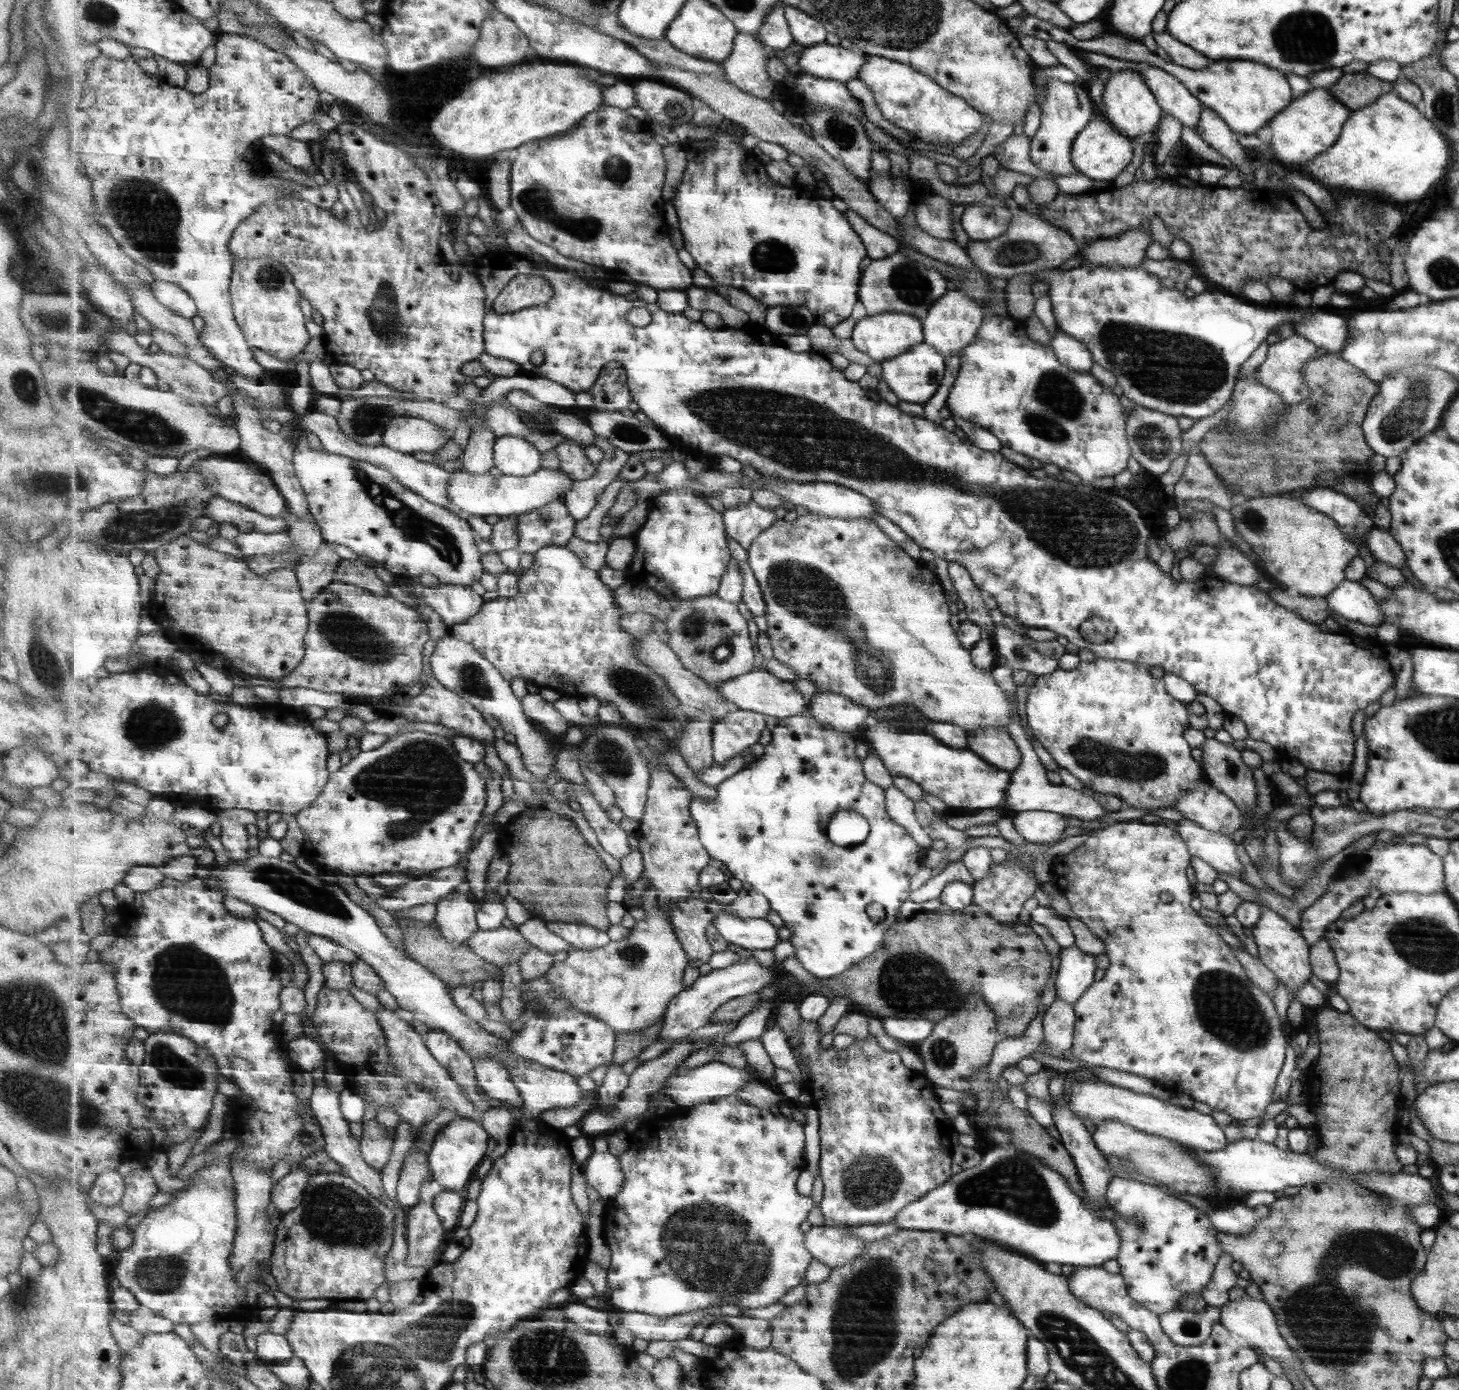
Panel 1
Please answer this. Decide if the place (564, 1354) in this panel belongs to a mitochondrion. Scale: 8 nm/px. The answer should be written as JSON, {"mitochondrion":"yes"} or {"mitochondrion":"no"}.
{"mitochondrion":"yes"}

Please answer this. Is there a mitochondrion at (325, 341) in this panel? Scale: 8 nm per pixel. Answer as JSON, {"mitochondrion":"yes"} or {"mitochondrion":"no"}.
{"mitochondrion":"no"}

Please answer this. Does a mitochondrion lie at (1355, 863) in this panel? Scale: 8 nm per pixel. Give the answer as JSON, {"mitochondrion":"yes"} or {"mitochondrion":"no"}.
{"mitochondrion":"no"}

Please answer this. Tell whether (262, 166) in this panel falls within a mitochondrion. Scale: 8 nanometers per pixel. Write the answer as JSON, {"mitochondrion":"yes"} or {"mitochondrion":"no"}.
{"mitochondrion":"no"}

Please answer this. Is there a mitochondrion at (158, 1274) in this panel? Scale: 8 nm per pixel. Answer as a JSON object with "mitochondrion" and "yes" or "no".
{"mitochondrion":"yes"}

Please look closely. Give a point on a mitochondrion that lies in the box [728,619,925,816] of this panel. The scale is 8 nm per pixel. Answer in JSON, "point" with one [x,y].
{"point":[877,670]}

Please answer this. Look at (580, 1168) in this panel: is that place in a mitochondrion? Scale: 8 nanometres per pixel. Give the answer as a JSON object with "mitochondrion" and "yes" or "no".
{"mitochondrion":"no"}

